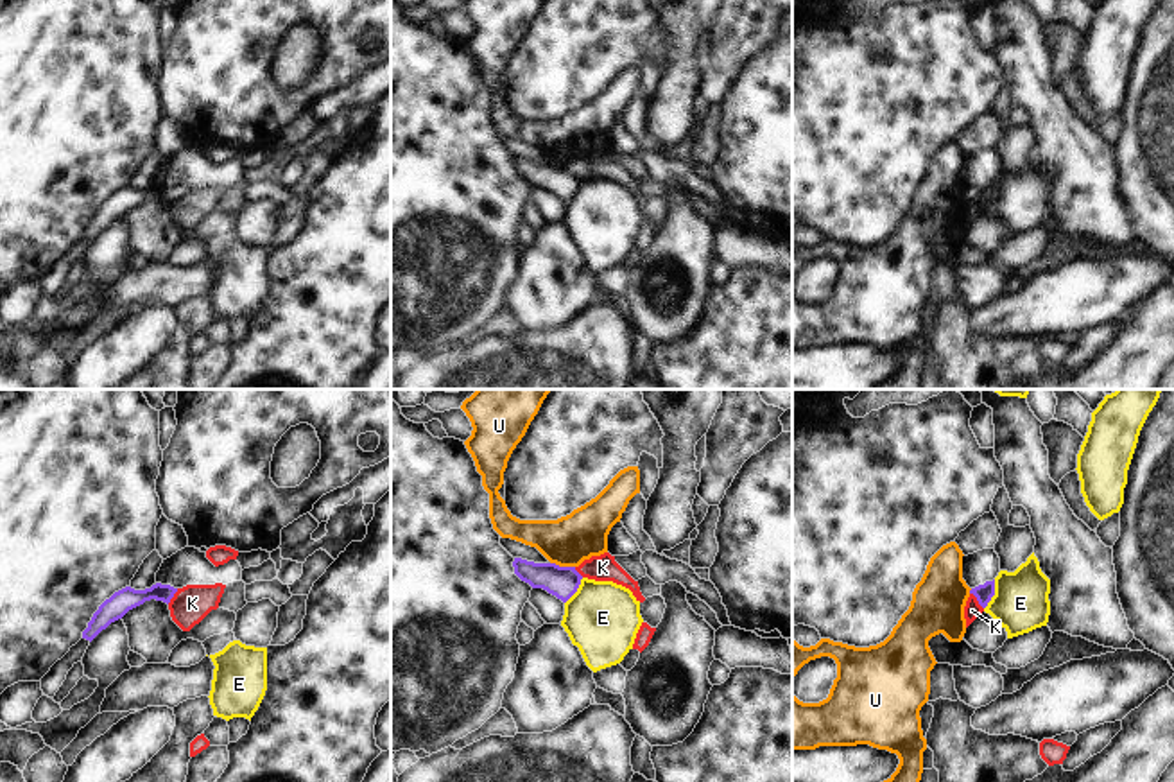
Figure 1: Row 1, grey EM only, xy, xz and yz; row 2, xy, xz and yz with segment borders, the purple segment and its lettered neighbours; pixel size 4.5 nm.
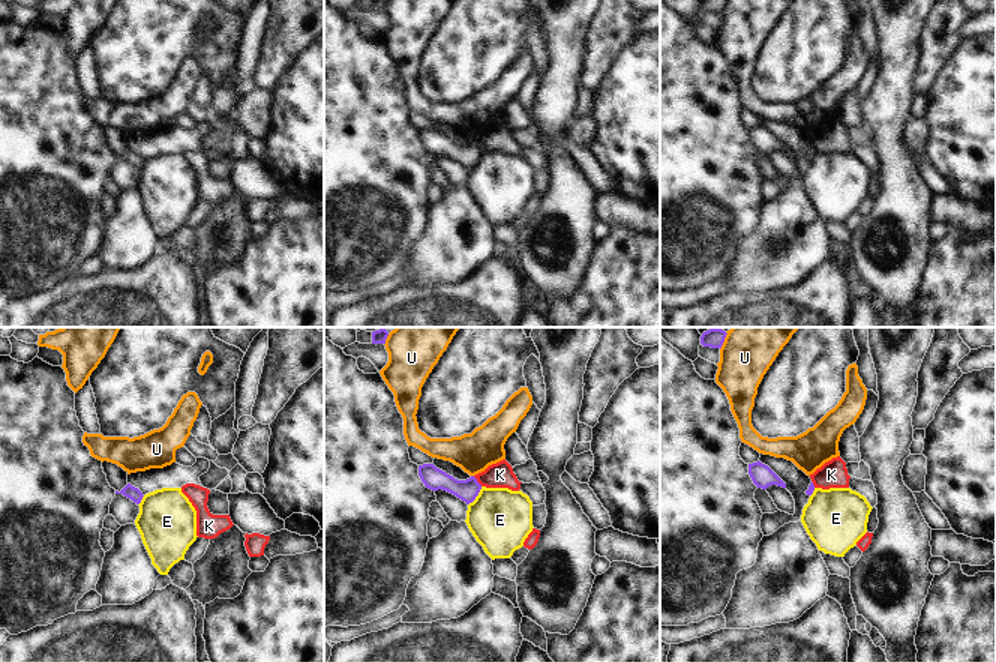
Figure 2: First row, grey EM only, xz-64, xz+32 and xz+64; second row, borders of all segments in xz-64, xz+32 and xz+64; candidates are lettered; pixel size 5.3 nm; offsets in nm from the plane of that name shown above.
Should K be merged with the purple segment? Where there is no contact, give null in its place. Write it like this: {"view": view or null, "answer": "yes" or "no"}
{"view": "yz", "answer": "no"}

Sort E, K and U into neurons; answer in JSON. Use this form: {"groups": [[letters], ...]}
{"groups": [["E"], ["K"], ["U"]]}

